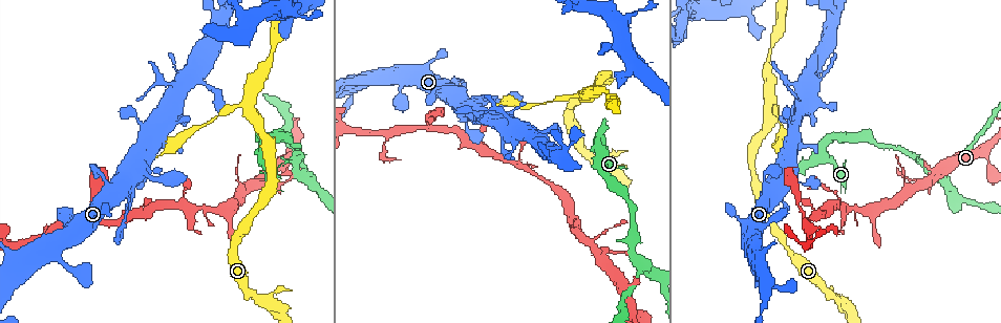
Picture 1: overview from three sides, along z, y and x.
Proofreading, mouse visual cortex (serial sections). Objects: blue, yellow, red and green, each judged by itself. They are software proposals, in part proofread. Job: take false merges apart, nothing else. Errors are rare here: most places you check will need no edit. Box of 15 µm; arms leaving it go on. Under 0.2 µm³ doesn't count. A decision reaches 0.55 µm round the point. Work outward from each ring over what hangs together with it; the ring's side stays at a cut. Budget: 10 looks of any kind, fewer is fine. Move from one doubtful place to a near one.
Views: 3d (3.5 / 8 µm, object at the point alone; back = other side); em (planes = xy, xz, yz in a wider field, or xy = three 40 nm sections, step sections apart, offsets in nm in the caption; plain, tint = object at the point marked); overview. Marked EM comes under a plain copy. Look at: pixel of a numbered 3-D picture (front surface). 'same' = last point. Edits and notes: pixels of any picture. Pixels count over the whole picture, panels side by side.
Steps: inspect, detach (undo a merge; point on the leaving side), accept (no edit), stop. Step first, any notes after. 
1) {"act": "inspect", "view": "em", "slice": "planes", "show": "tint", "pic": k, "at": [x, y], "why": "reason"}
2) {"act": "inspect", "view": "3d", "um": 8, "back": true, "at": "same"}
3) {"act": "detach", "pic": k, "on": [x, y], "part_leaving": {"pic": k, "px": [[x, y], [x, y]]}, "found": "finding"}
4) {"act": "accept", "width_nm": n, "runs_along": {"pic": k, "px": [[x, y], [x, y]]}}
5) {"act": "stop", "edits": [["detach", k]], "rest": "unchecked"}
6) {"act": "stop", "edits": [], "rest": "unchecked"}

{"act": "inspect", "view": "3d", "um": 8, "pic": 1, "at": [260, 156], "why": "sharp bend"}

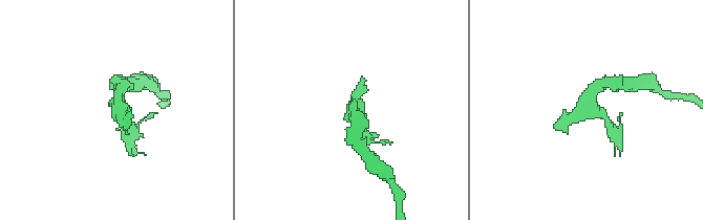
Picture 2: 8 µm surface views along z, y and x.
{"act": "inspect", "view": "em", "slice": "xy", "step": 5, "show": "tint", "pic": 2, "at": [592, 109]}

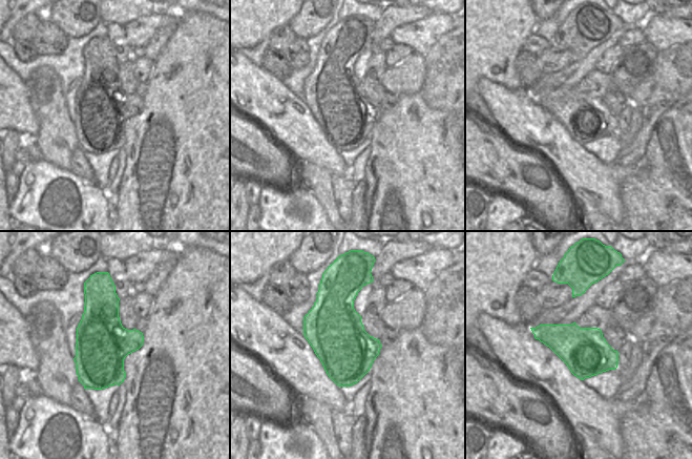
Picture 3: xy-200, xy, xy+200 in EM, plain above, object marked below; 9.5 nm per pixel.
{"act": "accept", "runs_along": {"pic": 2, "px": [[610, 126], [591, 107], [602, 83]]}, "found": "one cell here"}

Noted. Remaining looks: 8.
{"act": "inspect", "view": "3d", "um": 3.5, "pic": 1, "at": [252, 216], "why": "sudden change in width"}

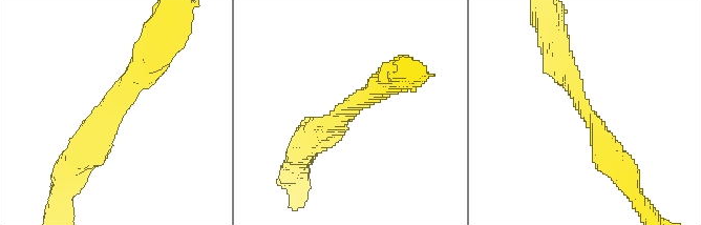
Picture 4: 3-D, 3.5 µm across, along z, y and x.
{"act": "inspect", "view": "em", "slice": "planes", "show": "tint", "pic": 4, "at": [114, 102], "arm_widths_nm": [350, 400], "why": "now the EM"}

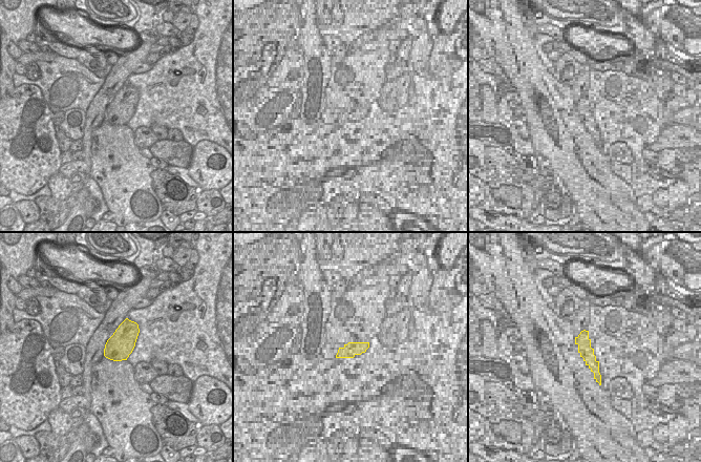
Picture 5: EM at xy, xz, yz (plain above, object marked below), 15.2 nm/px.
{"act": "accept", "found": "one cell here"}

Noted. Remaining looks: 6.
{"act": "inspect", "view": "3d", "um": 3.5, "pic": 1, "at": [242, 103], "why": "three arms meet"}

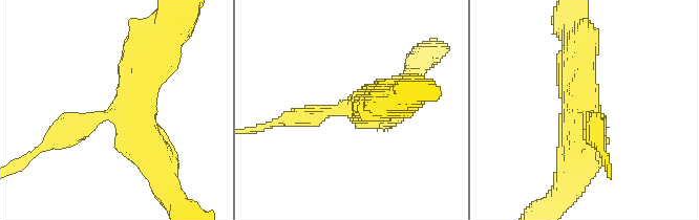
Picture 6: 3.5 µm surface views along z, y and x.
{"act": "inspect", "view": "em", "slice": "xy", "step": 2, "show": "tint", "pic": 6, "at": [583, 111], "arms": 3, "arm_widths_nm": [250, 500, 500]}

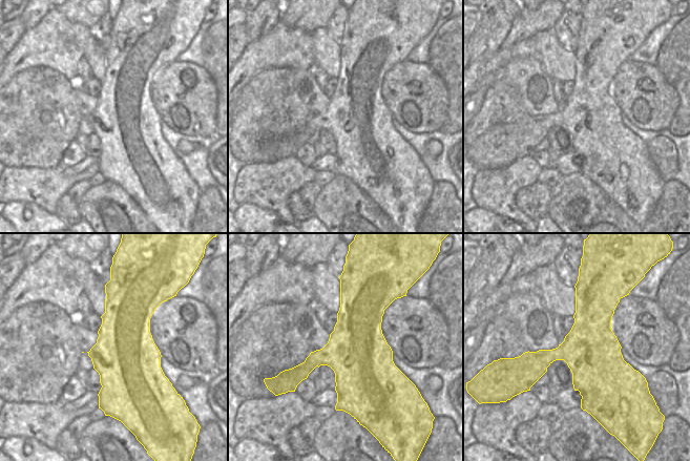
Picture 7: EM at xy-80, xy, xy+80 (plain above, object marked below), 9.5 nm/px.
{"act": "accept", "width_nm": 600, "runs_along": {"pic": 6, "px": [[570, 174], [581, 126], [578, 49]]}, "found": "continuous, no second cell"}

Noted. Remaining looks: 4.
{"act": "inspect", "view": "3d", "um": 3.5, "pic": 1, "at": [429, 126], "why": "thin neck"}

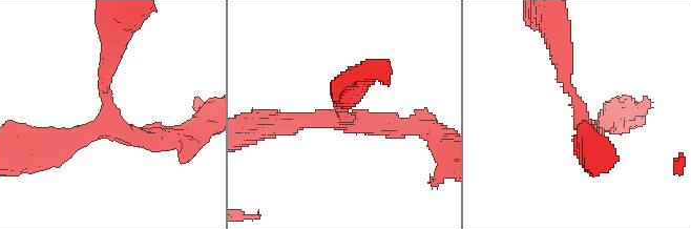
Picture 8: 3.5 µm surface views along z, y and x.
{"act": "inspect", "view": "em", "slice": "xy", "step": 1, "show": "tint", "pic": 8, "at": [110, 127], "arms": 3, "arm_widths_nm": [150, 250, 300], "why": "need the tissue"}

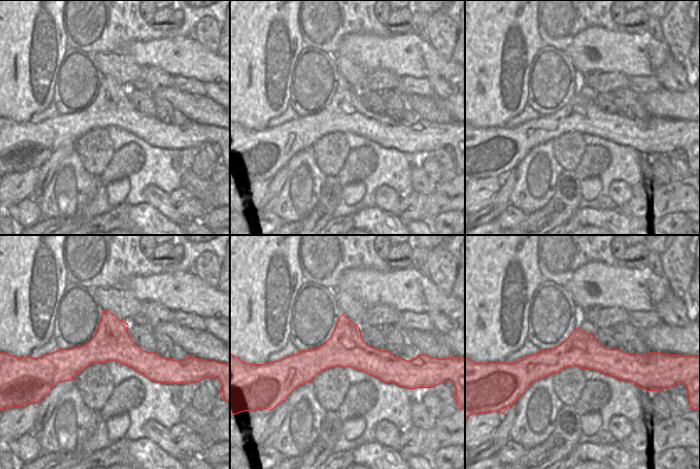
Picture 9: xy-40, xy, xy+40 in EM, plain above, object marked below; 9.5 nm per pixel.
{"act": "accept", "width_nm": 360, "runs_along": {"pic": 9, "px": [[637, 357], [634, 360], [528, 360]]}, "found": "continuous, no second cell"}

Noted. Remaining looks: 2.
{"act": "stop", "edits": [], "rest": "unchecked"}

